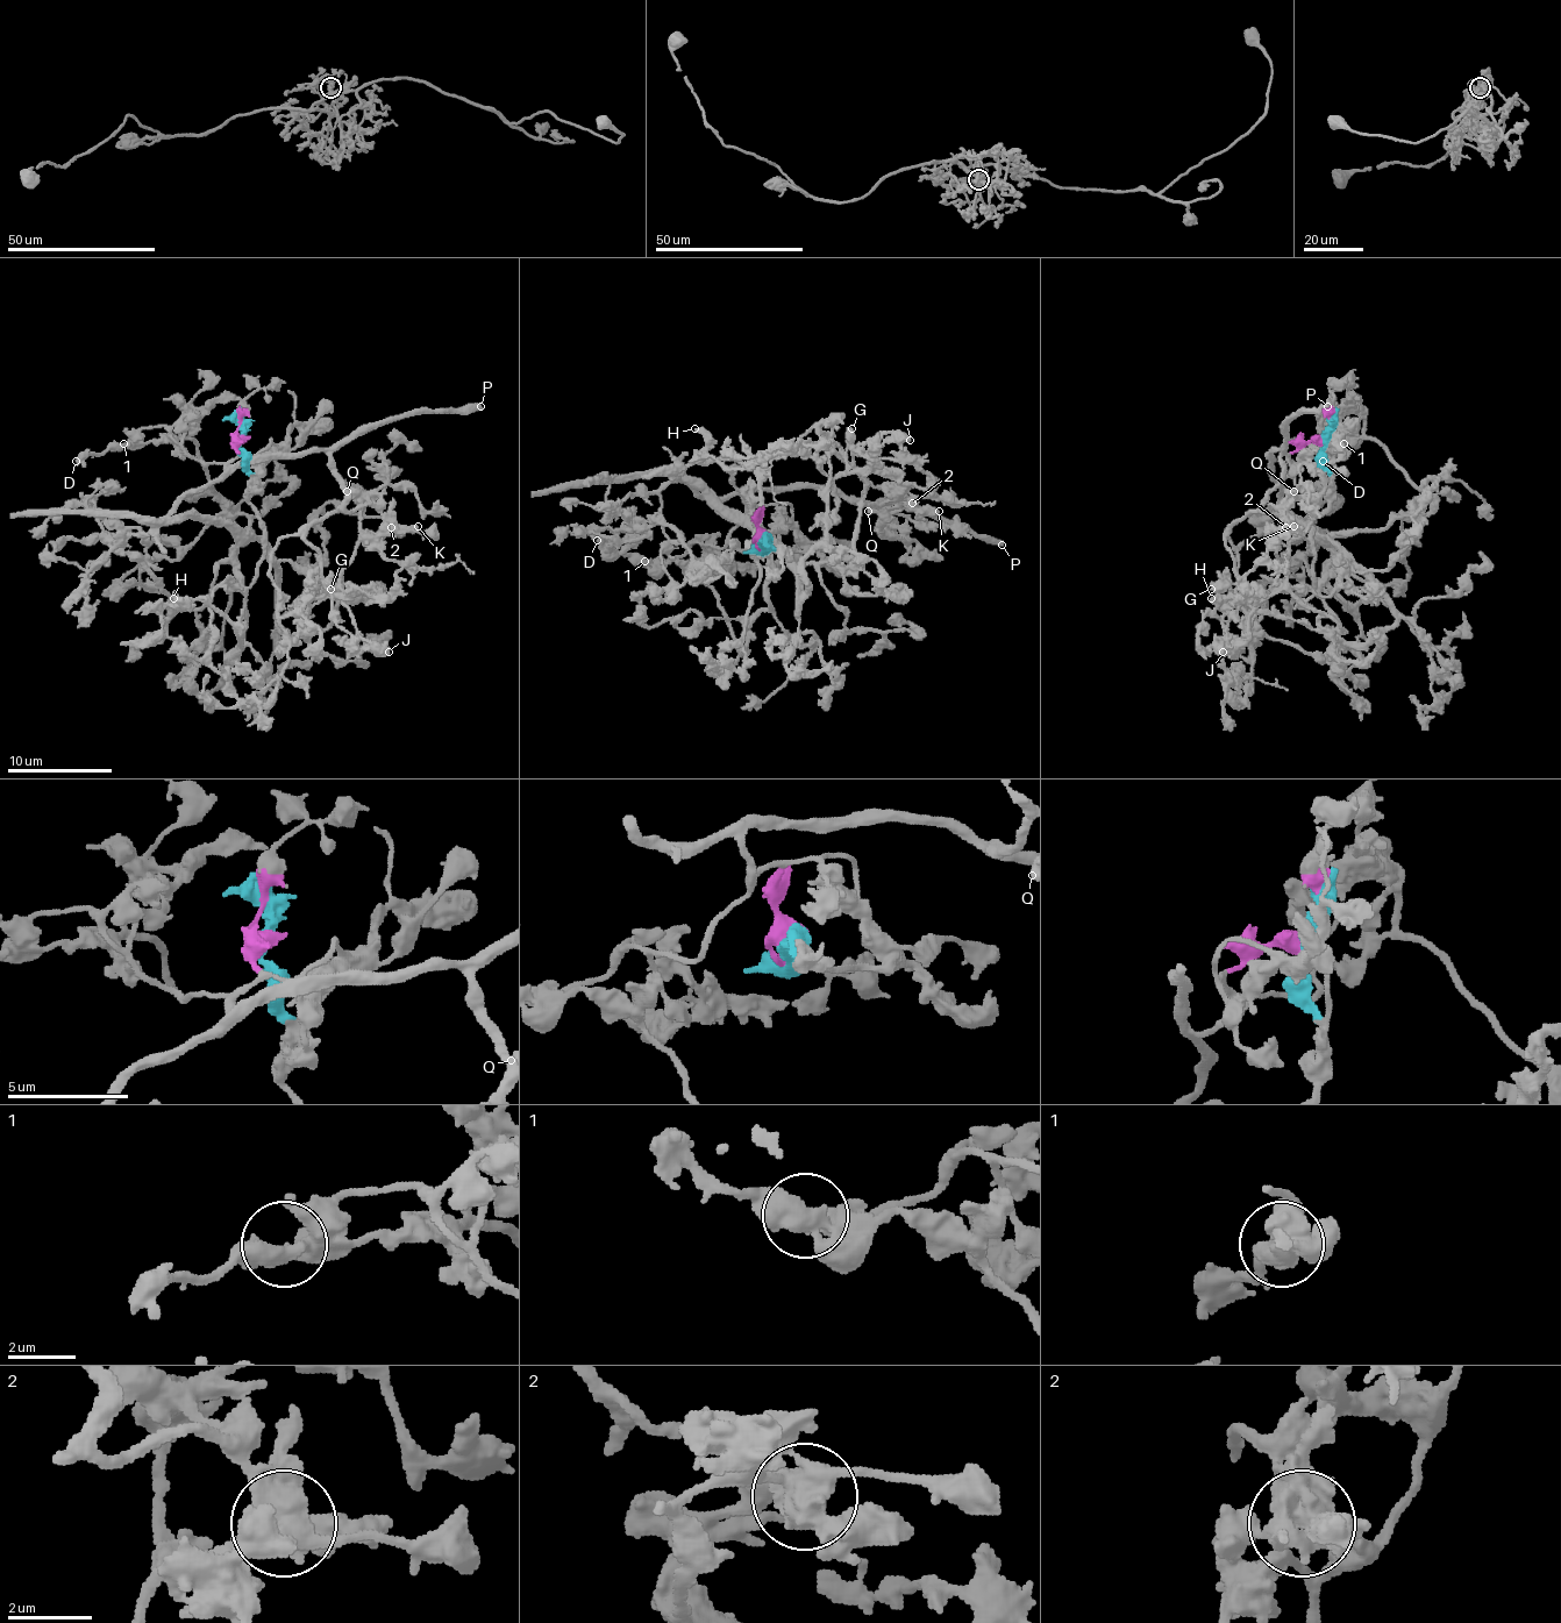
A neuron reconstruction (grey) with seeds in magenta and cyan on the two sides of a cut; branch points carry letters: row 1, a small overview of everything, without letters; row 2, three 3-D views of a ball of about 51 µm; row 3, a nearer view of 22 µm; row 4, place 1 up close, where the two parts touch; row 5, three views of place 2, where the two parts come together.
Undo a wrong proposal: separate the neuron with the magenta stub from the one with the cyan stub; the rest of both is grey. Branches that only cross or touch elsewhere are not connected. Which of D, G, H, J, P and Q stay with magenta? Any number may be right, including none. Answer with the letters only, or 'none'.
D, G, J, P, Q

